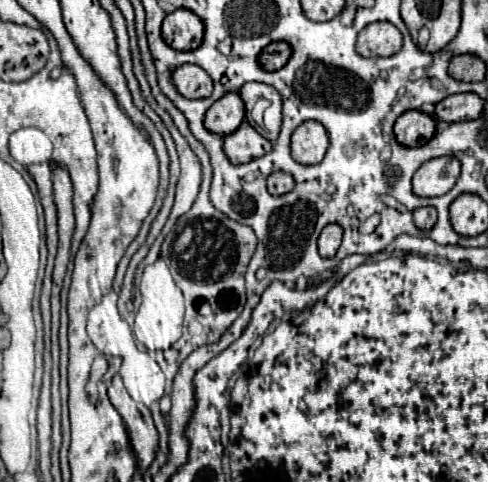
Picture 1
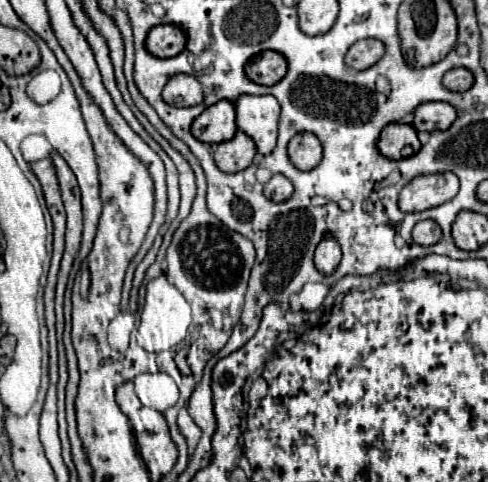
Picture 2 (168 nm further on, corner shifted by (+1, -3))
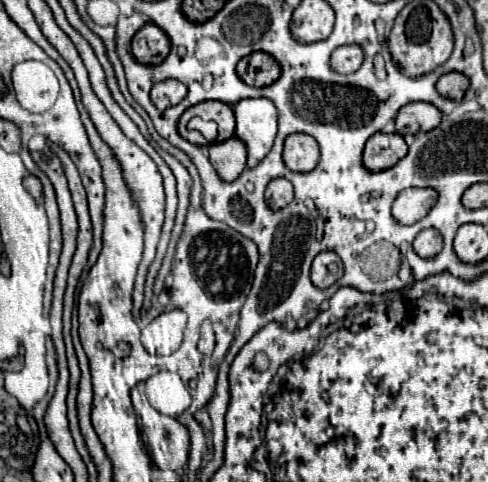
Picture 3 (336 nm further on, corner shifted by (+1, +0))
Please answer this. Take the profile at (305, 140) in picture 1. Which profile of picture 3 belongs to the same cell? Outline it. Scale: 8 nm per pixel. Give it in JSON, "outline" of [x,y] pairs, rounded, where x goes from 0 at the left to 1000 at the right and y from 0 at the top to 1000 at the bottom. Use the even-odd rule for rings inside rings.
{"outline":[[[596,278],[584,286],[580,336],[600,357],[637,357],[654,336],[654,299],[633,278]]]}

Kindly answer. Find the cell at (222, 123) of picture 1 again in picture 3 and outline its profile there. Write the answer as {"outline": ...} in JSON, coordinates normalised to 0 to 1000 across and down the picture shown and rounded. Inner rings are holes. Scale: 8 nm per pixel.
{"outline":[[[424,207],[424,212],[412,212],[412,216],[400,216],[391,224],[383,224],[367,253],[363,253],[363,270],[367,278],[387,290],[391,299],[408,299],[408,303],[420,303],[428,299],[408,274],[395,274],[395,270],[383,270],[383,253],[395,245],[395,241],[408,241],[416,249],[436,249],[449,257],[449,295],[461,295],[469,290],[477,278],[482,278],[482,237],[473,228],[473,220],[457,216],[457,212],[445,212],[445,207]]]}

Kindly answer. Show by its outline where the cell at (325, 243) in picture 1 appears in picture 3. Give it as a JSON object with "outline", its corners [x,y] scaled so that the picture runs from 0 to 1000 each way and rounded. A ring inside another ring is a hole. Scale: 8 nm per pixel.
{"outline":[[[658,523],[637,552],[637,581],[645,598],[674,598],[703,573],[703,544],[686,523]]]}

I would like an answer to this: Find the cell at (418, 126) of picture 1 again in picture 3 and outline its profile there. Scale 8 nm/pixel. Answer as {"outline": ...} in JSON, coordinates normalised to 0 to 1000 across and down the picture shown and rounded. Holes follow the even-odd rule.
{"outline":[[[764,278],[744,311],[744,340],[756,357],[781,357],[814,340],[834,320],[834,299],[818,278]]]}

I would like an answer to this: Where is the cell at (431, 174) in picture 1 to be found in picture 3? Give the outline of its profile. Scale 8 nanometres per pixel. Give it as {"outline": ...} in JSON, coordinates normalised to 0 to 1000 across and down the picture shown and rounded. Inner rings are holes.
{"outline":[[[834,390],[805,419],[801,444],[818,465],[842,469],[871,452],[891,419],[895,398],[887,390]]]}

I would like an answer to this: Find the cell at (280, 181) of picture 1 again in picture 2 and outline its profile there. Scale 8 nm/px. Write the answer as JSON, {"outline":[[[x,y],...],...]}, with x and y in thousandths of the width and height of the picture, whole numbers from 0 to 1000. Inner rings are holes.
{"outline":[[[559,363],[547,380],[543,380],[543,409],[555,417],[588,417],[600,400],[600,380],[580,367],[580,363]]]}

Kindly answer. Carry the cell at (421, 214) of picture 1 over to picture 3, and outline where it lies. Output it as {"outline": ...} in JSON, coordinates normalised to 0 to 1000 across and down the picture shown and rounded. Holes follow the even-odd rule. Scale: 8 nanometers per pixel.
{"outline":[[[875,473],[855,485],[846,515],[863,535],[887,535],[887,531],[895,531],[895,523],[904,523],[908,494],[891,473]]]}

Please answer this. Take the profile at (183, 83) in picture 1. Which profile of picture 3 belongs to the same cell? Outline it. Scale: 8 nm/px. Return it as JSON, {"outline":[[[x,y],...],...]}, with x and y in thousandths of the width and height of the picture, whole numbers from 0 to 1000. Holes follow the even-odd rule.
{"outline":[[[334,166],[334,170],[318,170],[309,183],[309,212],[326,224],[350,224],[359,216],[367,216],[375,203],[383,199],[383,178],[367,166]]]}

